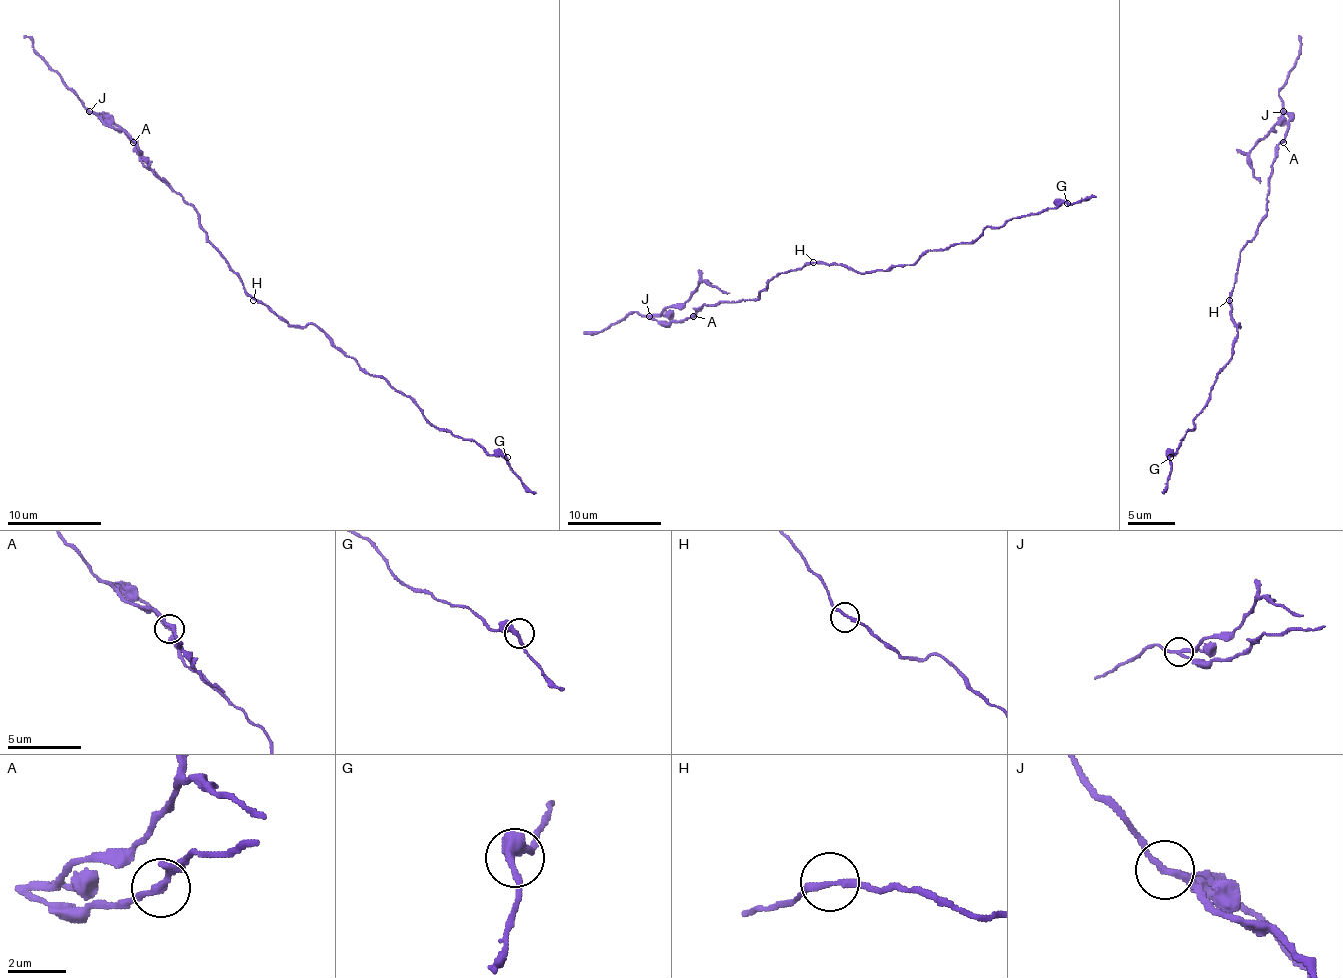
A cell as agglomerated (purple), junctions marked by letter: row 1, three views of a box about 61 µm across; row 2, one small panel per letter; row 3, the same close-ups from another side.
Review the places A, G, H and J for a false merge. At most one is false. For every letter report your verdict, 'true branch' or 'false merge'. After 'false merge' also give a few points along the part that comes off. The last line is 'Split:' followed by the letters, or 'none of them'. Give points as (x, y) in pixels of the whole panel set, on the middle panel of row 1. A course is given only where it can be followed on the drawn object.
A: true branch
G: true branch
H: true branch
J: false merge; course (649, 316), (663, 316), (672, 306), (679, 306), (700, 283), (710, 283), (729, 292)
Split: J

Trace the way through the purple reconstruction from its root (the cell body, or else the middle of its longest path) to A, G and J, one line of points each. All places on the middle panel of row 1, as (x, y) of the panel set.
A: (813, 262), (801, 269), (778, 273), (757, 299), (705, 304), (693, 316)
G: (813, 262), (846, 264), (860, 273), (888, 271), (930, 250), (970, 243), (987, 226), (1067, 203)
J: (813, 262), (801, 269), (778, 273), (757, 299), (705, 304), (682, 320), (649, 316)

